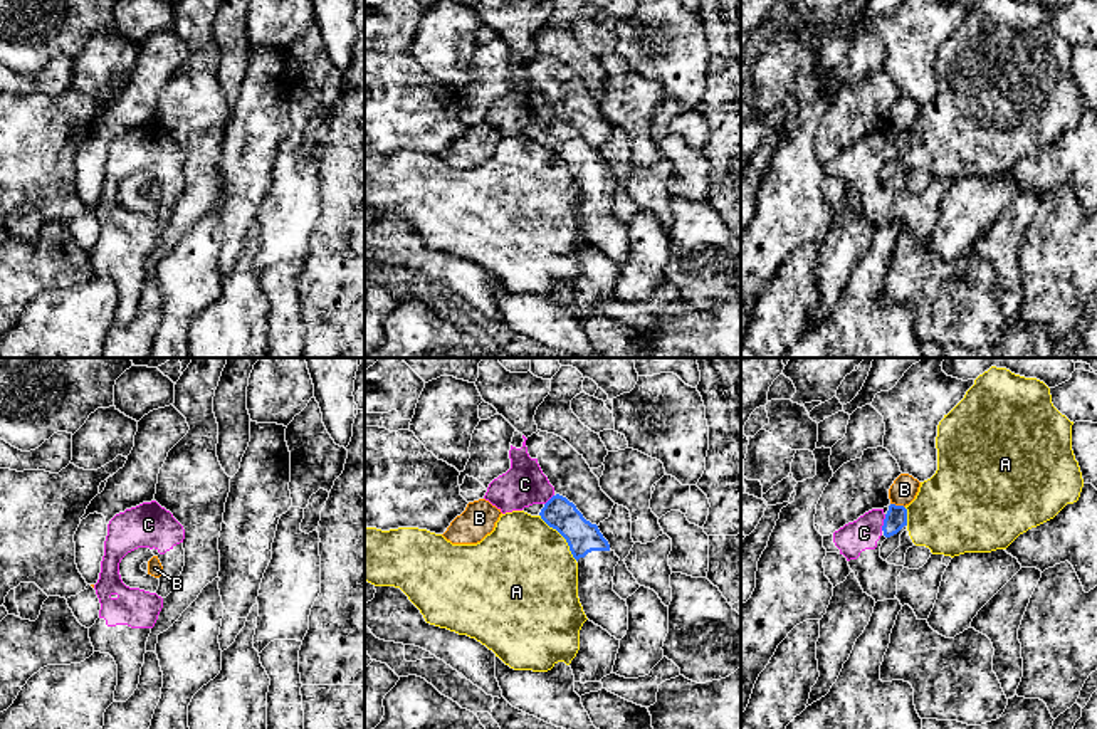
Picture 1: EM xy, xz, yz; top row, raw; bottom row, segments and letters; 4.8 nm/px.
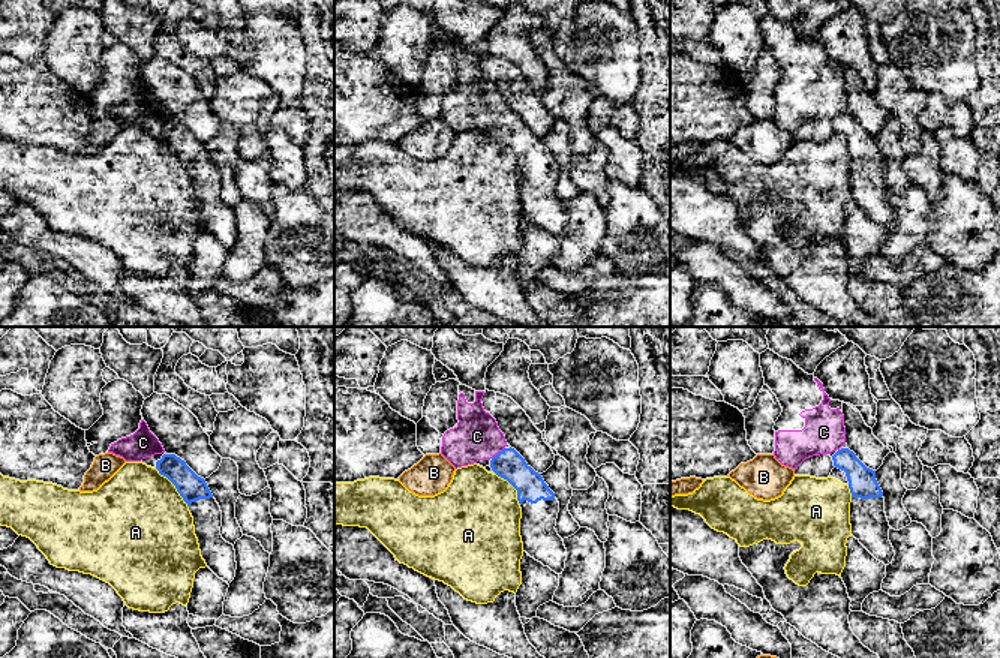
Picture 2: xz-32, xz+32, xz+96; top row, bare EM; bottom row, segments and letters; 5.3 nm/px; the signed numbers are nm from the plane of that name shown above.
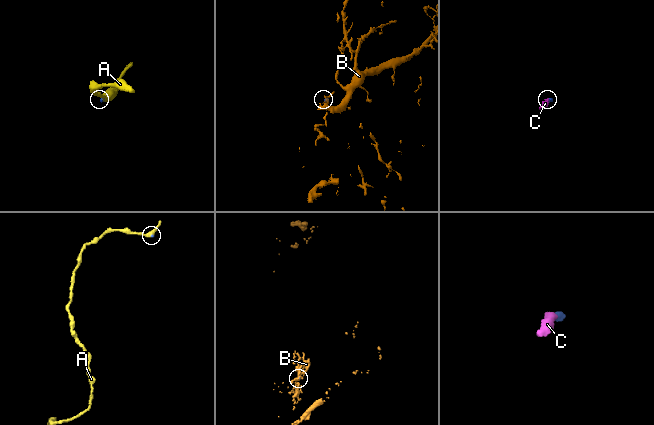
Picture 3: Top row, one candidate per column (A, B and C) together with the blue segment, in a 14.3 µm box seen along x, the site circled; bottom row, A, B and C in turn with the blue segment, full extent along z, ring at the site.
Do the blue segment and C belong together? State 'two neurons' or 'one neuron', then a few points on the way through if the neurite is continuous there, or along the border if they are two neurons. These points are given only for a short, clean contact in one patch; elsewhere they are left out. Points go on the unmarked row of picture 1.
one neuron | across yz (896, 141), (884, 146), (874, 146), (864, 157)

